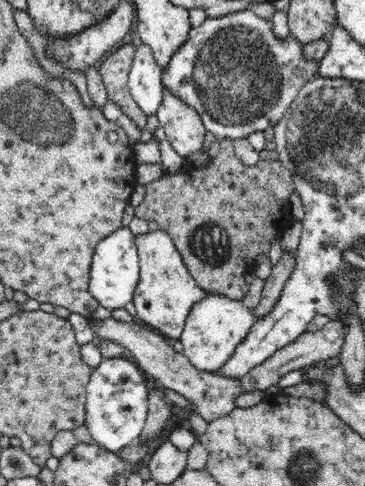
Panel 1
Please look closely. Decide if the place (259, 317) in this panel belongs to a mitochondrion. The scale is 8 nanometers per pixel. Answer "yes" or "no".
no

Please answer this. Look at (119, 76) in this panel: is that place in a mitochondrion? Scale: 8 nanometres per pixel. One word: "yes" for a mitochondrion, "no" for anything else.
no

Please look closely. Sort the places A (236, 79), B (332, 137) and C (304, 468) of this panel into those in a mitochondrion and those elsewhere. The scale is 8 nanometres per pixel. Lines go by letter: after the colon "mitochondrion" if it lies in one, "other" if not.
A: mitochondrion
B: mitochondrion
C: mitochondrion

